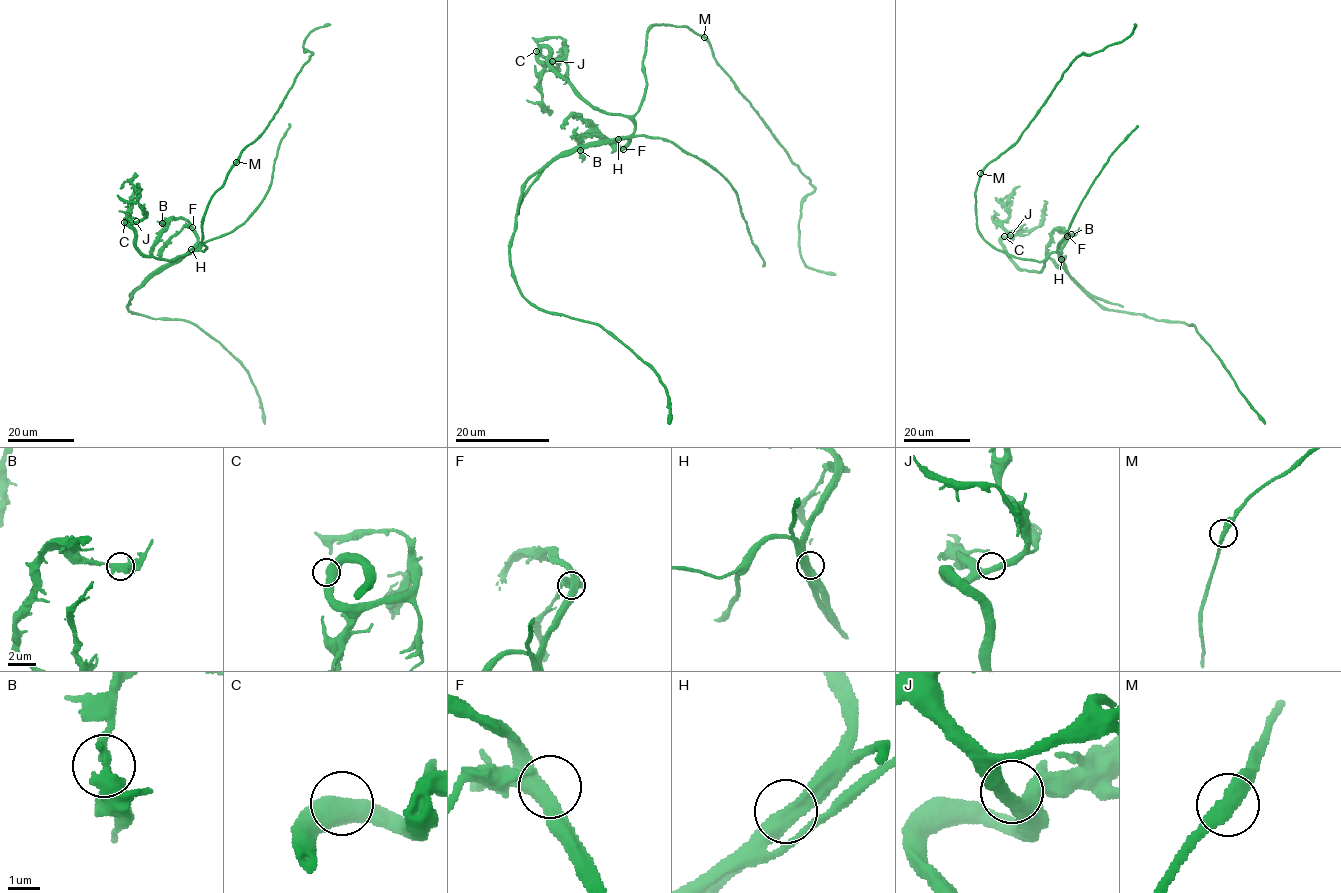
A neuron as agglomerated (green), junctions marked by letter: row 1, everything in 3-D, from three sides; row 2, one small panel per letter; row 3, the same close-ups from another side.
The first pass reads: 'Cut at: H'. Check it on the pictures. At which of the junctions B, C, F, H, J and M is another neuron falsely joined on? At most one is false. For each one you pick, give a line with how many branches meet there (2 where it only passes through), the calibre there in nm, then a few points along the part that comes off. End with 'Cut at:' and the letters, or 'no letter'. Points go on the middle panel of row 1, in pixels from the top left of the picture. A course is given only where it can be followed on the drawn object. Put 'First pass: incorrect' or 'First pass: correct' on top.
First pass: correct
H: 2 branches meet; 440 nm thick; foreign part runs (619, 139), (646, 136), (665, 139), (717, 172), (735, 192), (751, 242), (764, 261), (763, 267)
Cut at: H

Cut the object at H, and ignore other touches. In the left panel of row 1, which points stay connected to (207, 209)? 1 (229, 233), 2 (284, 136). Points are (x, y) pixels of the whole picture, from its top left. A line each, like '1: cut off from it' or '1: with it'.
1: cut off from it
2: cut off from it

